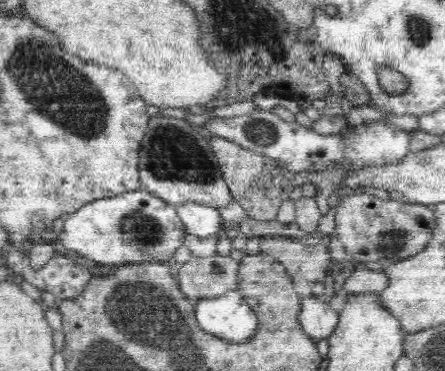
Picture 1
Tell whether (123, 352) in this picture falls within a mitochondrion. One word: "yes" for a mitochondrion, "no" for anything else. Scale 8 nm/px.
yes

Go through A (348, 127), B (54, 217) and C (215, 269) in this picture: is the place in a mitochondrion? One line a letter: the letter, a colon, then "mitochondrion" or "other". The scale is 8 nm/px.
A: other
B: other
C: mitochondrion

